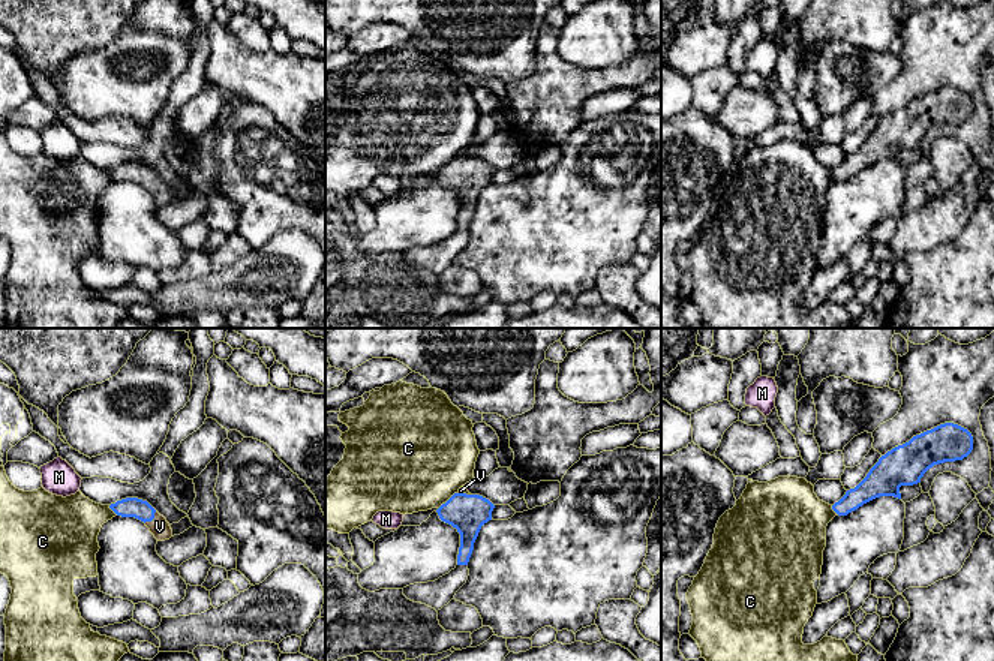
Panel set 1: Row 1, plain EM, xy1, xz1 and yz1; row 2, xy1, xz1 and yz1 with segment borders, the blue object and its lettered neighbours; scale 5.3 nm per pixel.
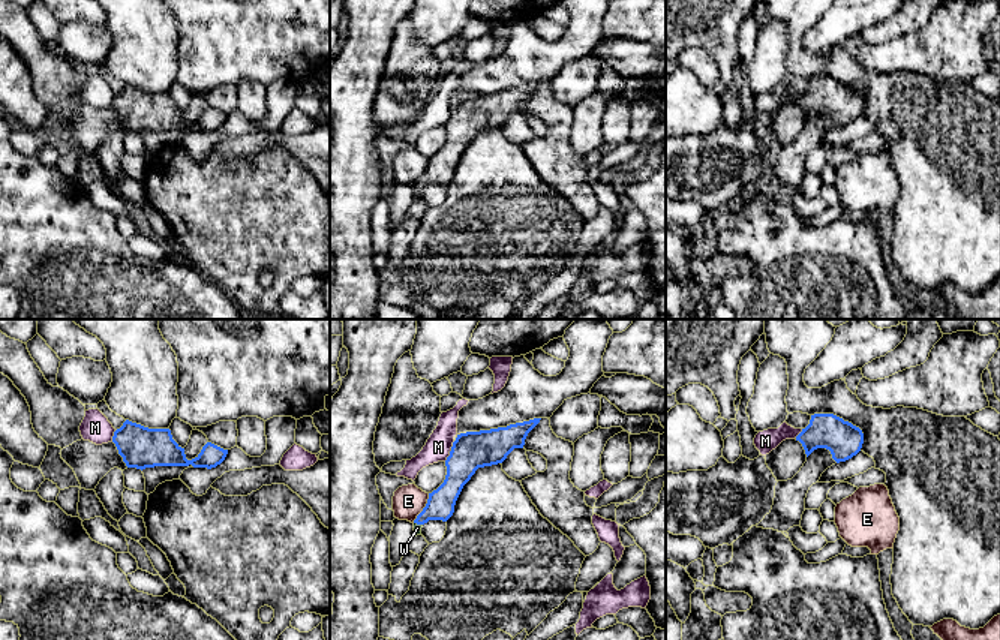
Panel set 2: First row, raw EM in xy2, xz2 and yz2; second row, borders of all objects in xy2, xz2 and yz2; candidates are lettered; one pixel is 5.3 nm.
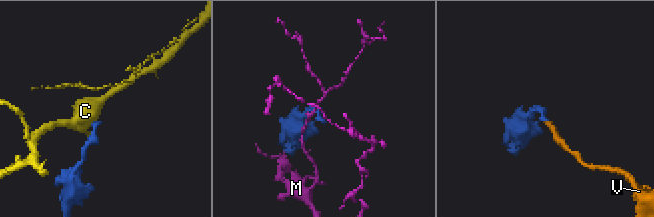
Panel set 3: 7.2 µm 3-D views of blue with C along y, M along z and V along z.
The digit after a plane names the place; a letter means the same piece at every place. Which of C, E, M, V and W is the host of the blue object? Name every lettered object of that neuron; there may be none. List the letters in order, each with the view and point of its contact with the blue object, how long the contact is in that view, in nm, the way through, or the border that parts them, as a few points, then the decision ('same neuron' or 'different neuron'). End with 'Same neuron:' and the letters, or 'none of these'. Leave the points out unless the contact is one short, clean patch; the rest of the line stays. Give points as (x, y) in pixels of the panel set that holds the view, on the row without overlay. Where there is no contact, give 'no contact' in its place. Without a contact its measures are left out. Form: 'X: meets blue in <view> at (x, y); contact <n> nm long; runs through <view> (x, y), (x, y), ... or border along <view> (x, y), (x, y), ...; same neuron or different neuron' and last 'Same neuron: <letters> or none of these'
C: meets blue in xz1 at (449, 164); contact 140 nm long; border along xz1 (456, 156), (438, 173); different neuron
E: meets blue in xz2 at (423, 173); contact 180 nm long; border along xz2 (429, 158), (426, 170), (413, 186); different neuron
M: meets blue in xz2 at (450, 116); contact 130 nm long; border along xz2 (455, 105), (450, 119), (444, 125); different neuron
V: meets blue in xy1 at (152, 183); contact 90 nm long; runs through xy1 (131, 171), (143, 174), (152, 183), (159, 191); same neuron
W: meets blue in xz2 at (419, 188); contact 50 nm long; runs through xz2 (441, 167), (419, 188), (417, 192); same neuron
Same neuron: V, W

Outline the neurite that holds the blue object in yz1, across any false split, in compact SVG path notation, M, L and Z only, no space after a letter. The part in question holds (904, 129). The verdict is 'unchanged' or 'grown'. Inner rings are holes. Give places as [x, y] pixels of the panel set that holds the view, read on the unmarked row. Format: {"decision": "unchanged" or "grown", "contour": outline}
{"decision": "unchanged", "contour": "M954 87L940 88L882 120L867 141L847 154L832 174L838 180L847 180L880 160L901 163L901 150L921 147L934 129L963 124L972 114L973 100L967 93Z"}

